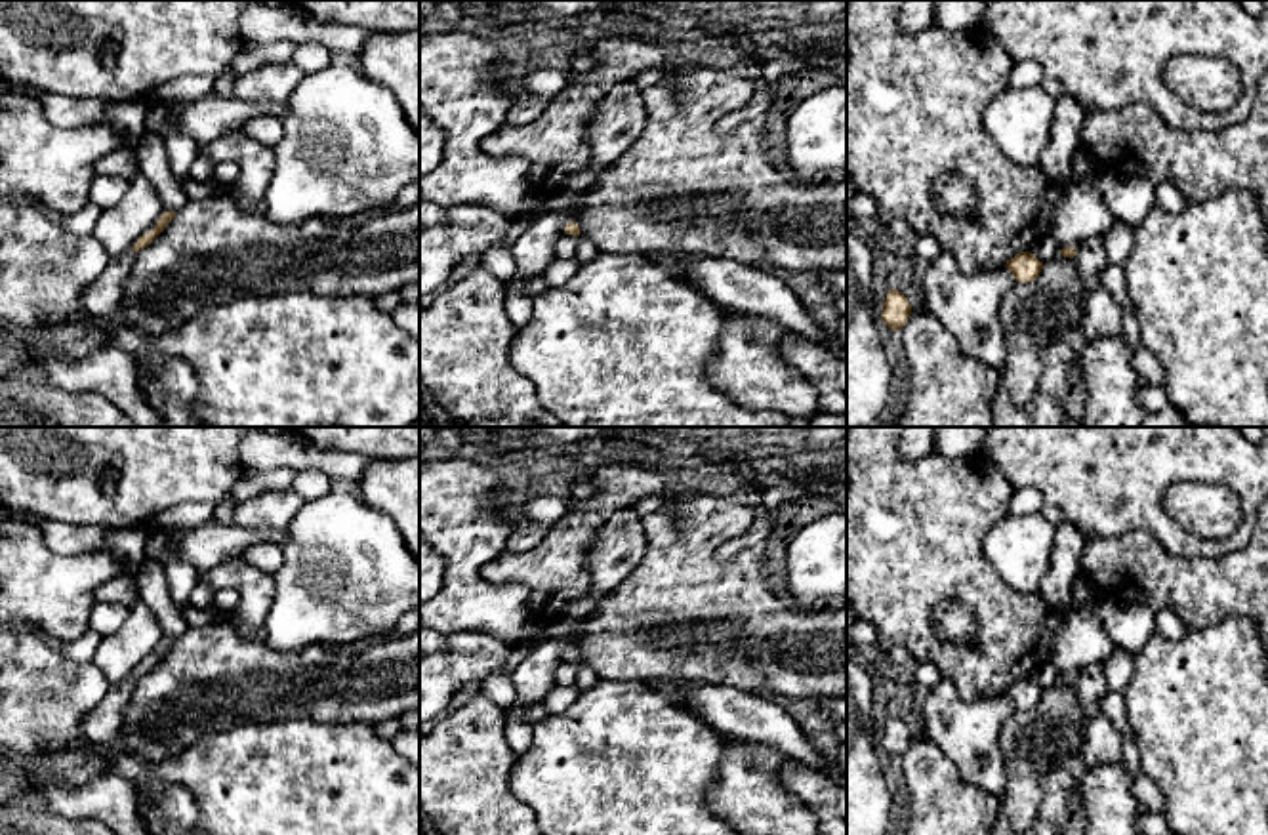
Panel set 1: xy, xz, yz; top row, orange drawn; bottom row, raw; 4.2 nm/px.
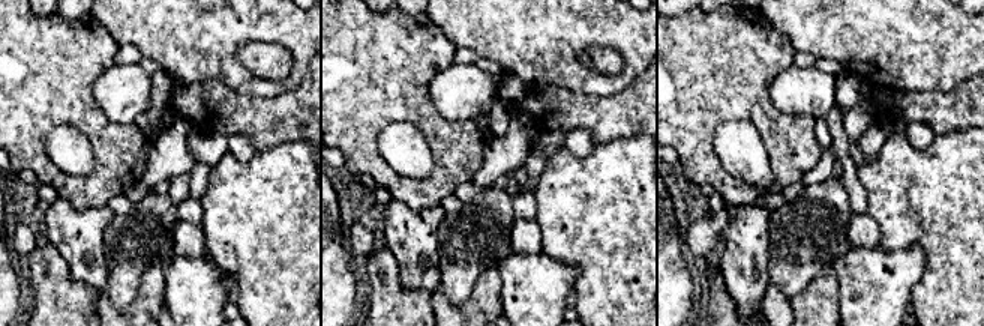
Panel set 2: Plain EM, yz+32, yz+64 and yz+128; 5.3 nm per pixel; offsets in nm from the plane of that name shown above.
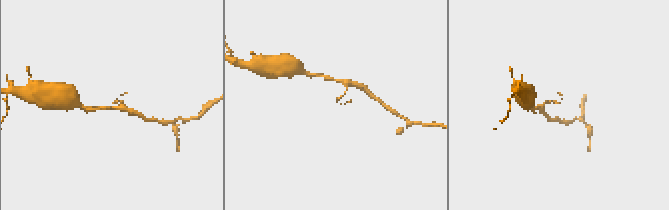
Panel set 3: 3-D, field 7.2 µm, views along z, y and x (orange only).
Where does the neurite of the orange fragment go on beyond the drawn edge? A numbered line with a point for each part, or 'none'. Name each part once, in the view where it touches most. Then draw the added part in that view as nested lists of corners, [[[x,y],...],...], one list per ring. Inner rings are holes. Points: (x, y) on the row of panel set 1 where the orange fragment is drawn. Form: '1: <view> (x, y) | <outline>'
none

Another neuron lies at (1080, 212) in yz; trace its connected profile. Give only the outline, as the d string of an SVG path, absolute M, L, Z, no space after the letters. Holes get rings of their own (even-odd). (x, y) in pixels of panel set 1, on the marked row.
M1093 160L1085 177L1074 177L1060 189L1051 236L1058 248L1077 248L1091 236L1106 236L1112 227L1112 214L1096 191L1096 175L1104 168Z

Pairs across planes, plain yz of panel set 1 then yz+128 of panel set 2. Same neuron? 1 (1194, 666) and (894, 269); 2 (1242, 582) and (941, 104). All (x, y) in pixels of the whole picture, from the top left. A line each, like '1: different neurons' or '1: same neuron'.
1: different neurons
2: same neuron

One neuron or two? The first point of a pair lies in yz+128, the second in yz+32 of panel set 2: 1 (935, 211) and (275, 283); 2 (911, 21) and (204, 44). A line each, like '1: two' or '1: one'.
1: one
2: one

